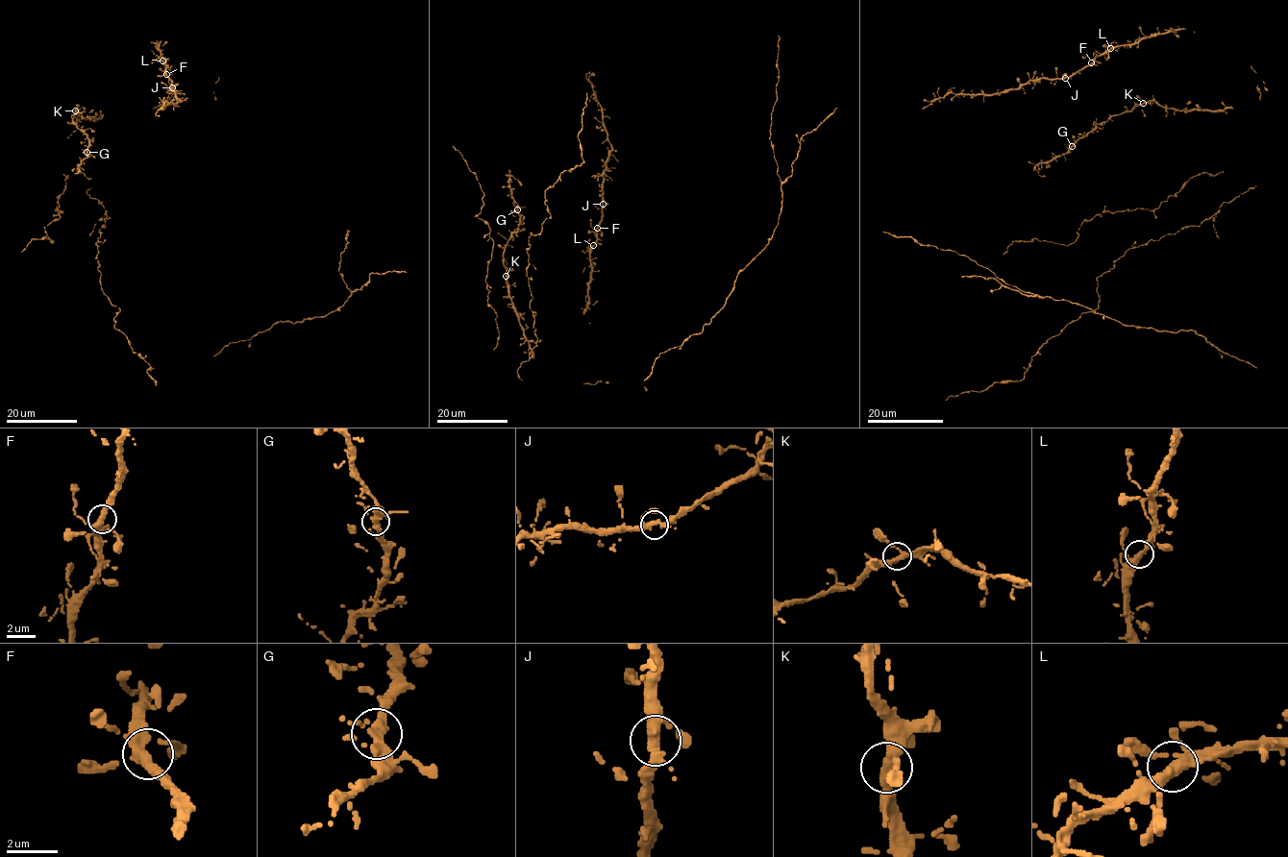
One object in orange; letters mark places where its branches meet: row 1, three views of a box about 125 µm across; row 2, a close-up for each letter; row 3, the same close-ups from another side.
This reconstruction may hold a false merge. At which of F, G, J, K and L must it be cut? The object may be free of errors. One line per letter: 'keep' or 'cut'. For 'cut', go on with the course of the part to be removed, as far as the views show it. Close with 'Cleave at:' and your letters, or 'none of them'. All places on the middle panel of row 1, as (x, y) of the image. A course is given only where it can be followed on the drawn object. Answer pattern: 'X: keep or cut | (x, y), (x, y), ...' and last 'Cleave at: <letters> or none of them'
F: keep
G: keep
J: keep
K: keep
L: keep
Cleave at: none of them

